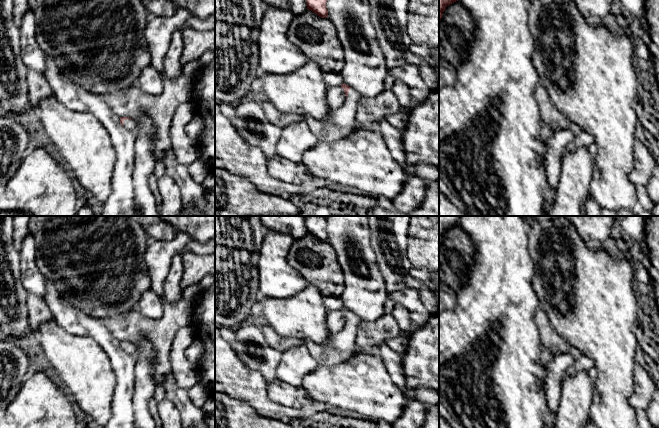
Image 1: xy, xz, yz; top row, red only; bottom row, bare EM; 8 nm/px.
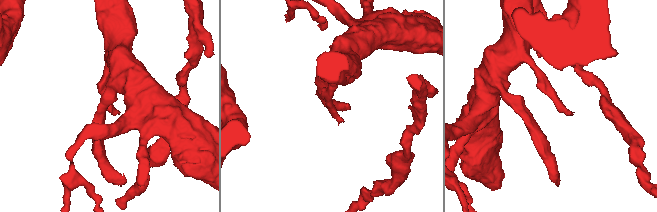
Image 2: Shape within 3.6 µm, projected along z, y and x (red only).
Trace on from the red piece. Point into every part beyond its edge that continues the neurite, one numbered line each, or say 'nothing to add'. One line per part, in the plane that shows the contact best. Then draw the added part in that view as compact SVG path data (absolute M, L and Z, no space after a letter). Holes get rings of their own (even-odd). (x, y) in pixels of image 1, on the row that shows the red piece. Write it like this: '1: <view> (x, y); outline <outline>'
1: xy (131, 125); outline M131 119L124 120L123 125L127 130L131 132L135 132L137 129L137 122Z

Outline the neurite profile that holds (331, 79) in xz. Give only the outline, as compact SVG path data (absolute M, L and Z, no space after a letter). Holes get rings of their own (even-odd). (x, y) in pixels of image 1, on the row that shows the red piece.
M325 72L323 80L327 86L341 86L344 83L340 73Z

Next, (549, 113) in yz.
M539 84L535 89L541 120L552 126L552 134L569 128L570 121L552 103L547 90Z

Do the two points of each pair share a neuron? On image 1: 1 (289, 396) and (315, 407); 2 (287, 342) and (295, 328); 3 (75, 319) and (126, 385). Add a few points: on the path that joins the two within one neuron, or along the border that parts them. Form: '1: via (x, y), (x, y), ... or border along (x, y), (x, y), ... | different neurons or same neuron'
1: via (295, 397), (309, 406) | same neuron
2: border along (269, 325), (280, 335), (295, 336), (304, 340) | different neurons
3: via (93, 329), (112, 348), (123, 364), (123, 367) | same neuron

